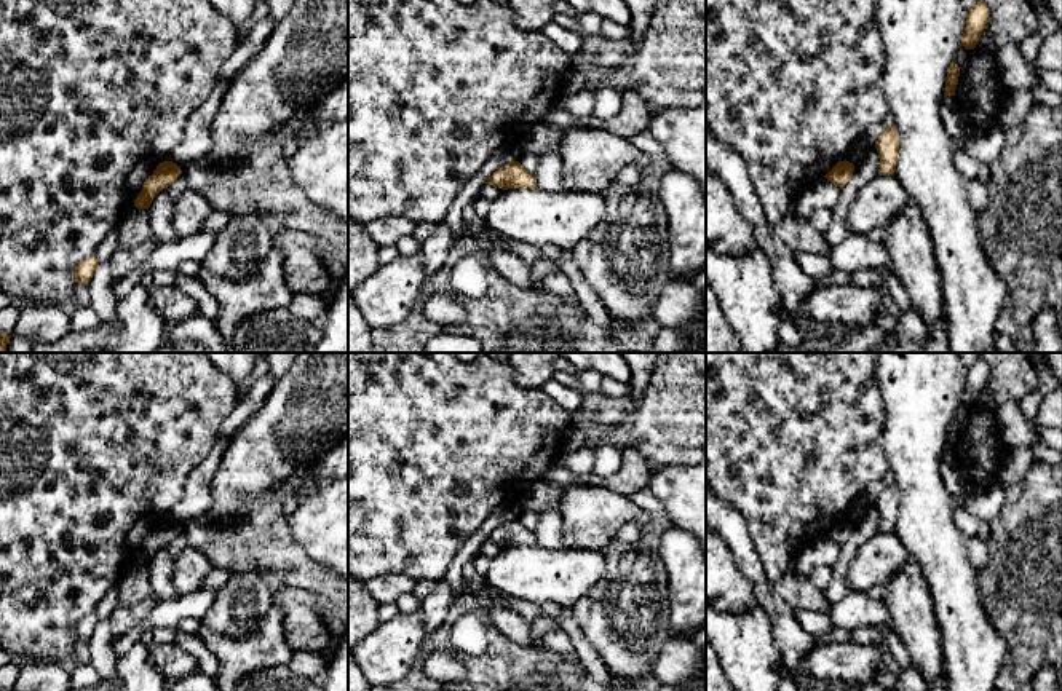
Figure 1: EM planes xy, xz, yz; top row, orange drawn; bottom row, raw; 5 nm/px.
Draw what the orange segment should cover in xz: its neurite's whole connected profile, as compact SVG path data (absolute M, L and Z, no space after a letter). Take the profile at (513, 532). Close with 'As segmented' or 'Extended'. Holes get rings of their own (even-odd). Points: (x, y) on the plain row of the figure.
M509 519L495 528L485 541L501 547L508 546L537 546L537 533L529 530L519 519Z. As segmented

